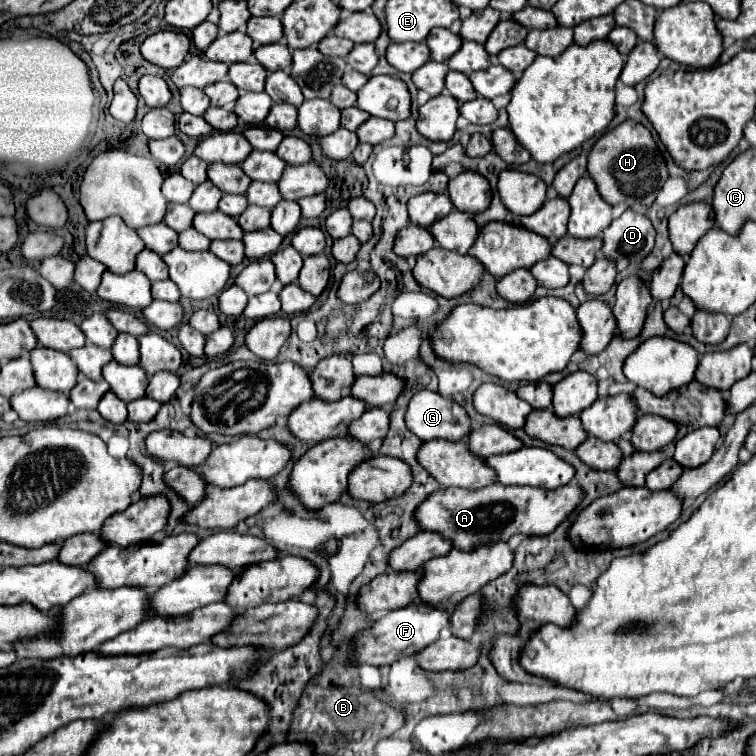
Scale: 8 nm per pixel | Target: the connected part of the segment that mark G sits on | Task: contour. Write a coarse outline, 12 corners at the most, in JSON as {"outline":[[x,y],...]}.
{"outline":[[419,390],[405,414],[421,440],[465,440],[463,406]]}

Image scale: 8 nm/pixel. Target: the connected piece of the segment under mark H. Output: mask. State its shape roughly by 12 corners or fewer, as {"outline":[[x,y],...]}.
{"outline":[[625,120],[587,164],[611,204],[649,208],[667,162],[651,132]]}

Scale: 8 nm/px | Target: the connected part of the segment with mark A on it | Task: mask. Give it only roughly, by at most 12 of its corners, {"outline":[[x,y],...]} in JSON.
{"outline":[[577,482],[433,492],[415,518],[459,550],[549,534],[583,502]]}

